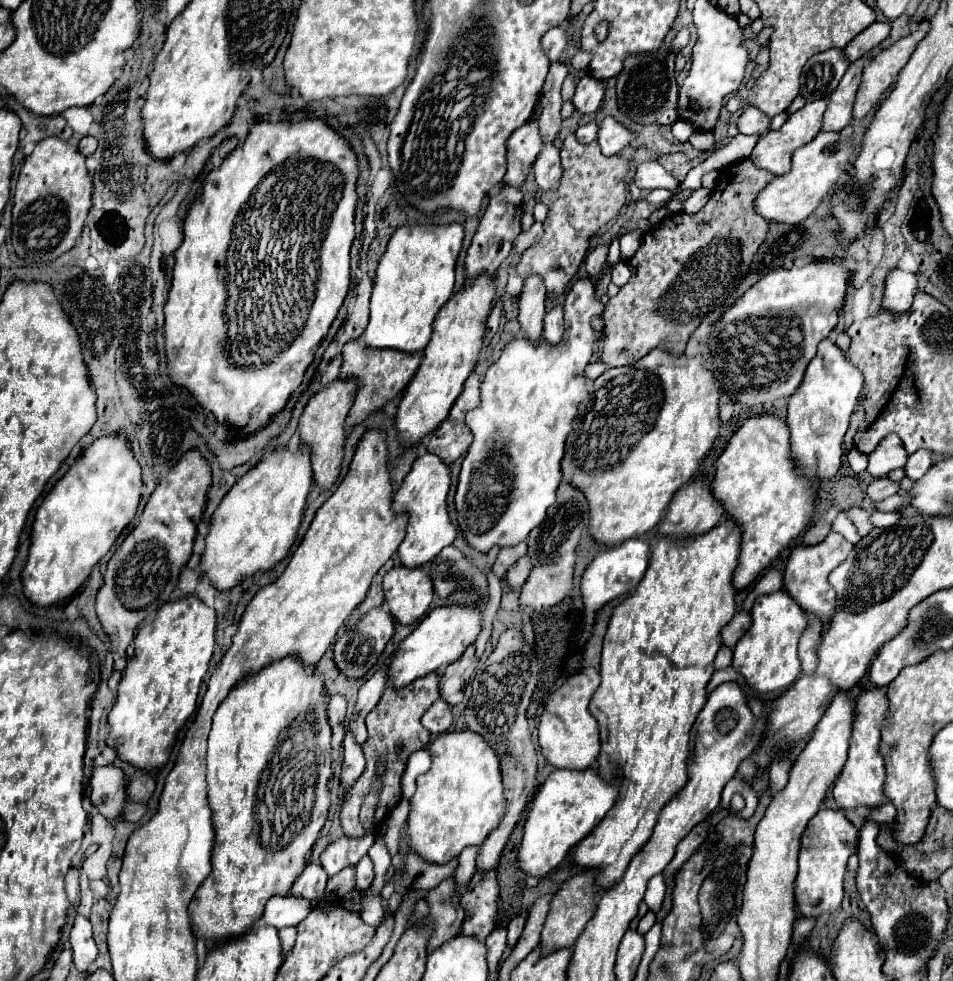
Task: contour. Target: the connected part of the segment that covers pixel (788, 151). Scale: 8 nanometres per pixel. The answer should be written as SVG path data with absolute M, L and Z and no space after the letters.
M817 99L817 101L809 101L805 103L799 111L791 113L789 119L785 121L785 125L777 131L769 131L765 135L761 135L761 139L757 141L753 153L751 153L751 161L761 167L761 169L767 169L771 171L773 175L783 175L791 169L791 157L793 153L807 145L809 141L815 139L815 135L821 131L821 121L823 121L823 113L825 113L825 107L827 107L827 99Z

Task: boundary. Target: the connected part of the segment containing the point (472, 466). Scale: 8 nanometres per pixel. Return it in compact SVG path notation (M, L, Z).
M575 283L565 295L565 335L561 343L549 345L547 341L529 341L525 337L511 339L499 361L493 363L481 383L481 403L465 417L473 433L473 443L463 459L459 485L455 493L455 507L459 527L471 547L487 553L493 545L511 547L525 541L531 529L543 519L555 501L557 485L561 483L561 457L565 455L565 439L573 429L581 401L589 397L591 381L583 375L585 365L593 357L593 347L605 337L605 331L595 331L591 321L603 313L601 301L595 297L593 283Z

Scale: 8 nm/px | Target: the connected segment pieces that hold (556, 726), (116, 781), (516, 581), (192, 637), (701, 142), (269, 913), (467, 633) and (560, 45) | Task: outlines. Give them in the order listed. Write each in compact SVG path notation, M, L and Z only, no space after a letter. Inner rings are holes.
M583 667L581 671L573 673L561 689L553 693L547 701L545 711L539 723L539 745L543 749L545 759L553 767L567 767L567 769L587 769L599 757L599 725L595 717L589 713L589 701L599 687L599 671L593 667Z
M115 765L95 767L91 775L91 803L113 823L121 819L125 801L125 771Z
M525 555L525 557L521 557L517 563L513 563L511 567L509 567L509 571L507 571L507 575L505 575L505 581L509 583L509 587L513 589L513 591L519 591L521 589L521 585L525 583L525 579L529 577L529 573L531 573L531 561L529 561L529 557Z
M185 595L179 601L163 605L157 609L155 619L137 631L135 655L127 661L123 679L117 687L117 703L109 713L111 733L107 735L107 745L115 749L121 759L147 771L157 771L167 763L177 731L197 707L199 687L215 649L215 631L215 609L207 607L195 595Z
M695 131L689 138L689 142L692 146L695 146L699 150L714 150L712 147L715 146L714 136L712 132Z
M293 893L287 895L273 895L267 901L265 913L261 923L265 925L275 925L277 929L289 927L289 925L297 925L303 917L307 917L307 913L311 911L311 901L297 897Z
M455 603L455 605L445 605L433 609L425 619L419 621L417 629L401 641L399 649L395 651L395 659L389 665L389 681L393 687L403 687L415 681L417 677L423 677L431 671L441 671L449 663L457 661L463 651L475 643L475 639L481 633L481 623L483 623L483 613L475 605L467 603Z
M553 27L553 29L549 29L549 31L543 35L541 43L543 43L543 49L547 51L549 61L557 61L557 59L561 57L563 49L565 49L567 43L569 43L569 35L565 33L563 27Z

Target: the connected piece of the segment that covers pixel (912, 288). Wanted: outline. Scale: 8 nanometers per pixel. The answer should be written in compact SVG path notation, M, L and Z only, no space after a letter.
M895 267L885 279L885 297L881 307L893 313L905 313L917 293L917 273Z

